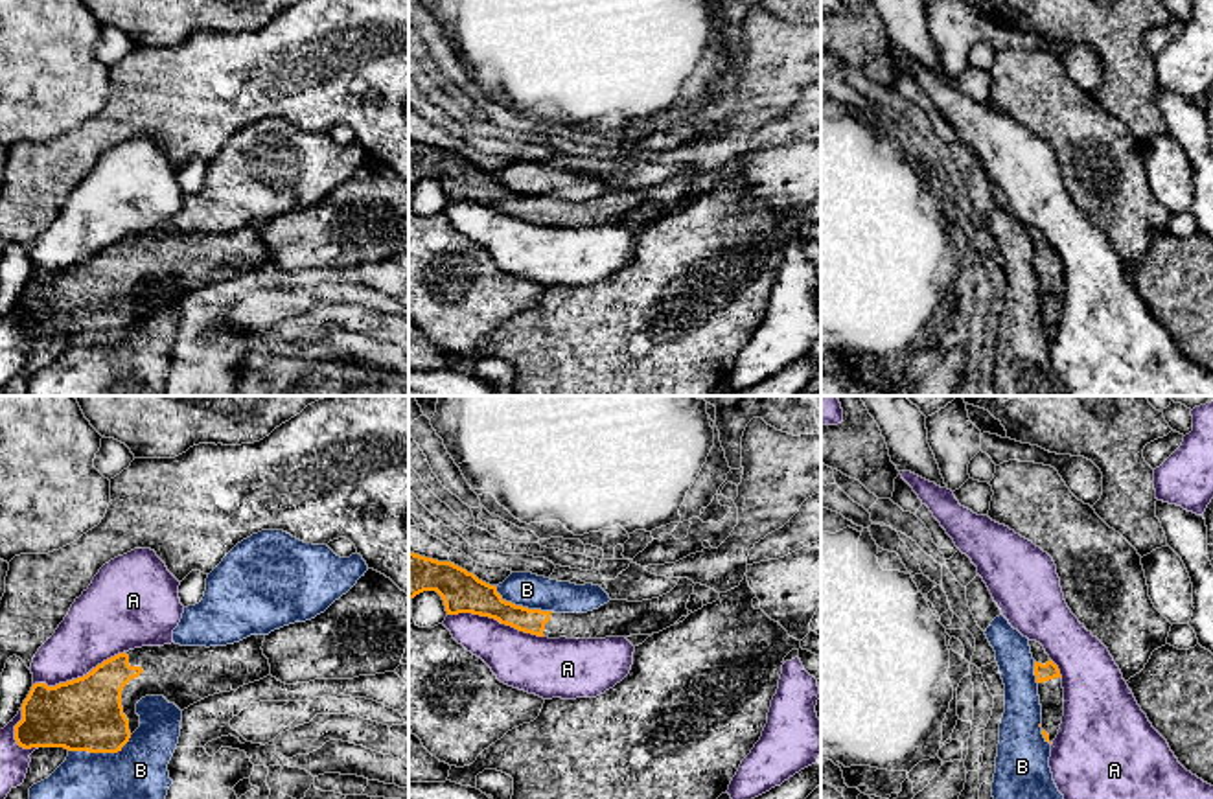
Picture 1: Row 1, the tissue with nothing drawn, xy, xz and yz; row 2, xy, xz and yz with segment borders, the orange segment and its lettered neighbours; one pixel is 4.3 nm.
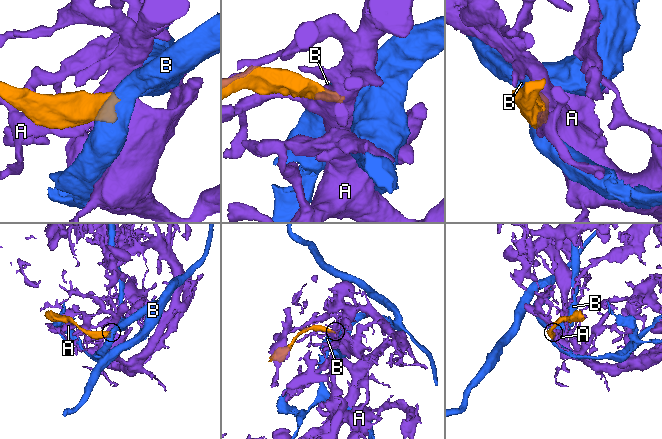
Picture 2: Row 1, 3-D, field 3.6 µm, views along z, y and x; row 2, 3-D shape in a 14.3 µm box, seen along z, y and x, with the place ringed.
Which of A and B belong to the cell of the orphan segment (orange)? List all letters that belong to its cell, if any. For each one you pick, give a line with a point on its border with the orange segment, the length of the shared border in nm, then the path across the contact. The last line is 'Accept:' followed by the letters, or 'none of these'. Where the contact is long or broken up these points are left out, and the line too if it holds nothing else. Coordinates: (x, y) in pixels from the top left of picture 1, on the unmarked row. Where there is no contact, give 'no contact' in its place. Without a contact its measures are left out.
Accept: none of these

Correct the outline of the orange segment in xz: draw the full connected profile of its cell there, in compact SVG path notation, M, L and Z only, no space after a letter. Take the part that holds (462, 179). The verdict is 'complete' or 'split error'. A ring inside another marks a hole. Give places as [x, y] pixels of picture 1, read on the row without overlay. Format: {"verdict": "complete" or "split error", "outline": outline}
{"verdict": "split error", "outline": "M409 140L409 186L436 179L447 203L473 201L490 204L519 219L549 226L606 226L652 223L688 203L687 190L694 169L679 166L677 173L652 188L609 188L587 201L554 201L506 190L495 173L451 151Z"}

